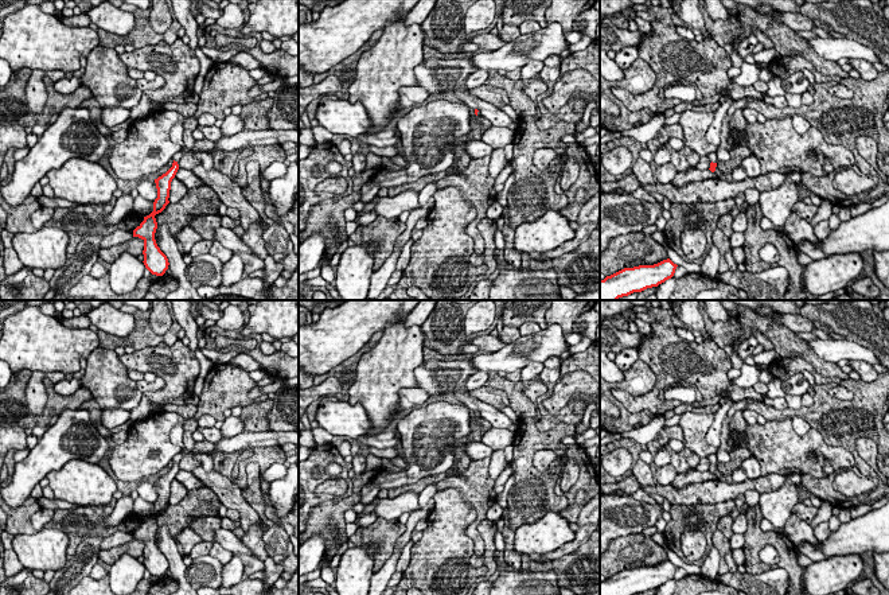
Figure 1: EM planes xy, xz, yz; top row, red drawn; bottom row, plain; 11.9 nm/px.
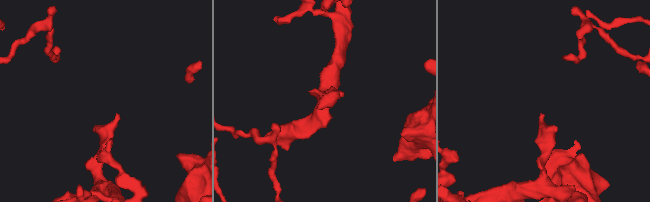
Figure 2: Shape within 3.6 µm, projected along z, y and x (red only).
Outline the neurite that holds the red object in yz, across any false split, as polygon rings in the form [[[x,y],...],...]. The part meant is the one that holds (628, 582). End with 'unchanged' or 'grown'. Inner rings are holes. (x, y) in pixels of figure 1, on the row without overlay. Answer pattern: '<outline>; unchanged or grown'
[[[667,560],[654,567],[624,569],[600,582],[600,595],[633,595],[658,588],[674,578],[677,568]]]; unchanged

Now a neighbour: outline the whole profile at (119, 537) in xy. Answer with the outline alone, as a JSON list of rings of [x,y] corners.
[[[117,529],[113,534],[105,537],[100,545],[101,549],[112,549],[133,540],[133,534]]]

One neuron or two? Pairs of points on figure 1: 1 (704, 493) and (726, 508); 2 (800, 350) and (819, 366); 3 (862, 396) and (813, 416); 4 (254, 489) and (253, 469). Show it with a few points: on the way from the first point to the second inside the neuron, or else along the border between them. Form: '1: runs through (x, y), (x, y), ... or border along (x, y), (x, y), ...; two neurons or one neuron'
1: border along (733, 498), (725, 502), (689, 505); two neurons
2: runs through (804, 352), (815, 362); one neuron
3: runs through (850, 403), (842, 403), (825, 412); one neuron
4: runs through (253, 483), (253, 474); one neuron

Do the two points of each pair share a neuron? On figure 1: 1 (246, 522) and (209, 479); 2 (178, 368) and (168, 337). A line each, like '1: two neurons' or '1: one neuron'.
1: one neuron
2: two neurons

